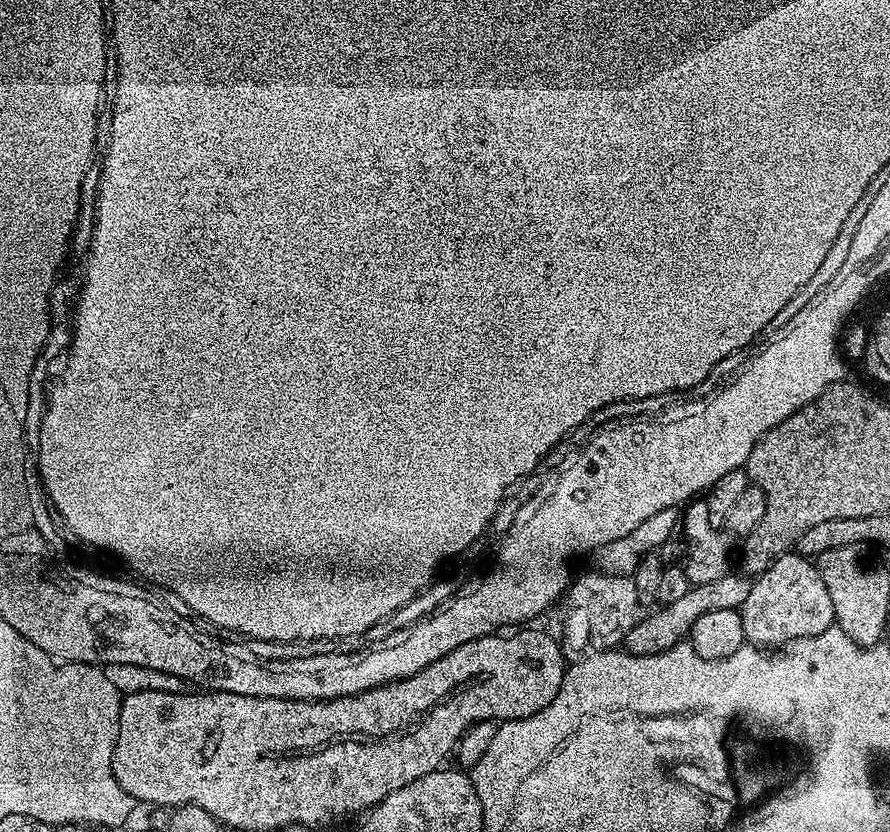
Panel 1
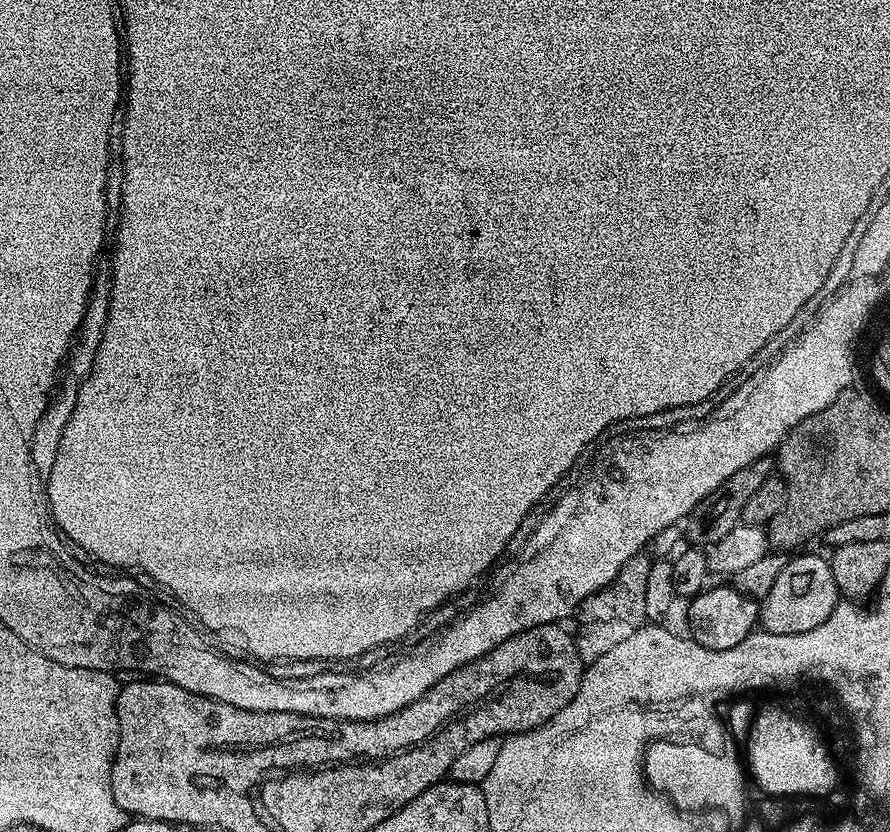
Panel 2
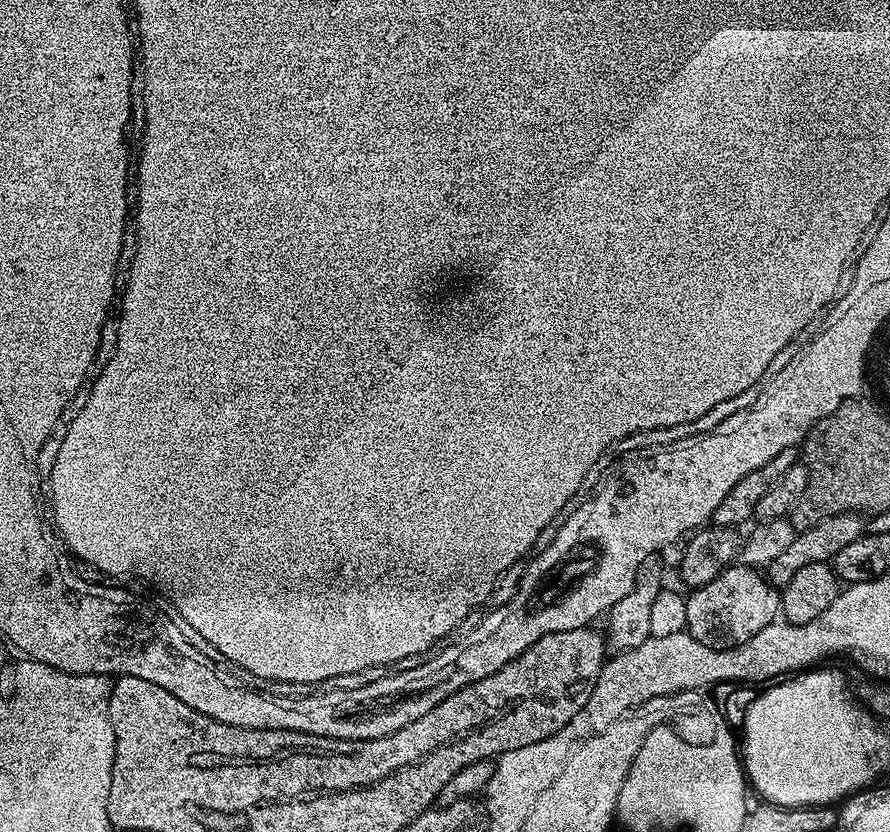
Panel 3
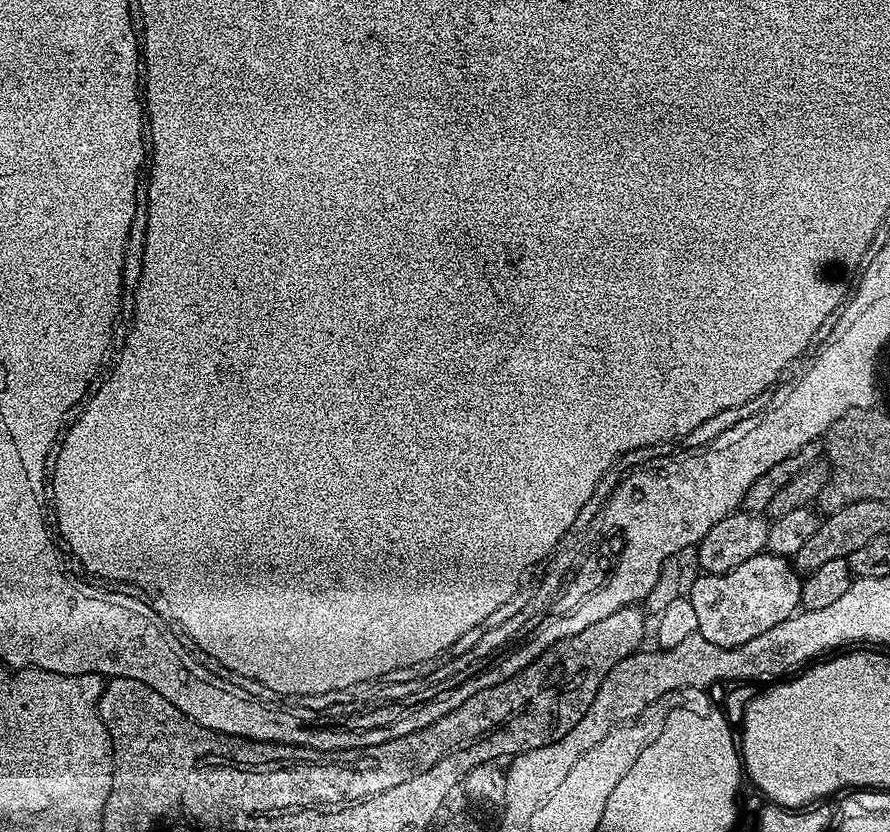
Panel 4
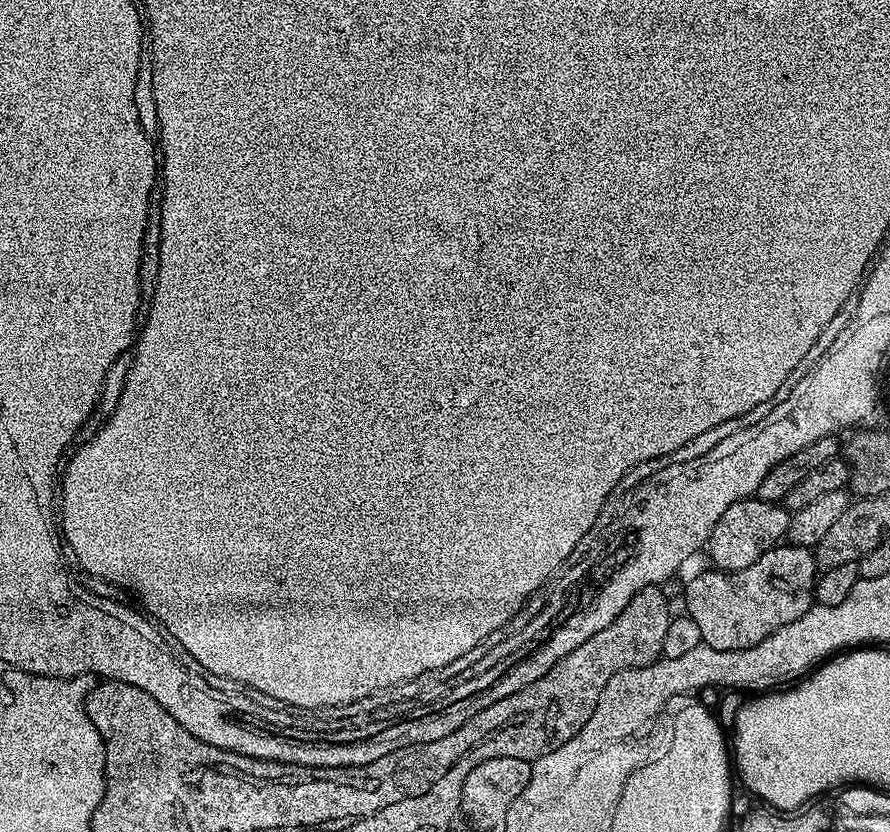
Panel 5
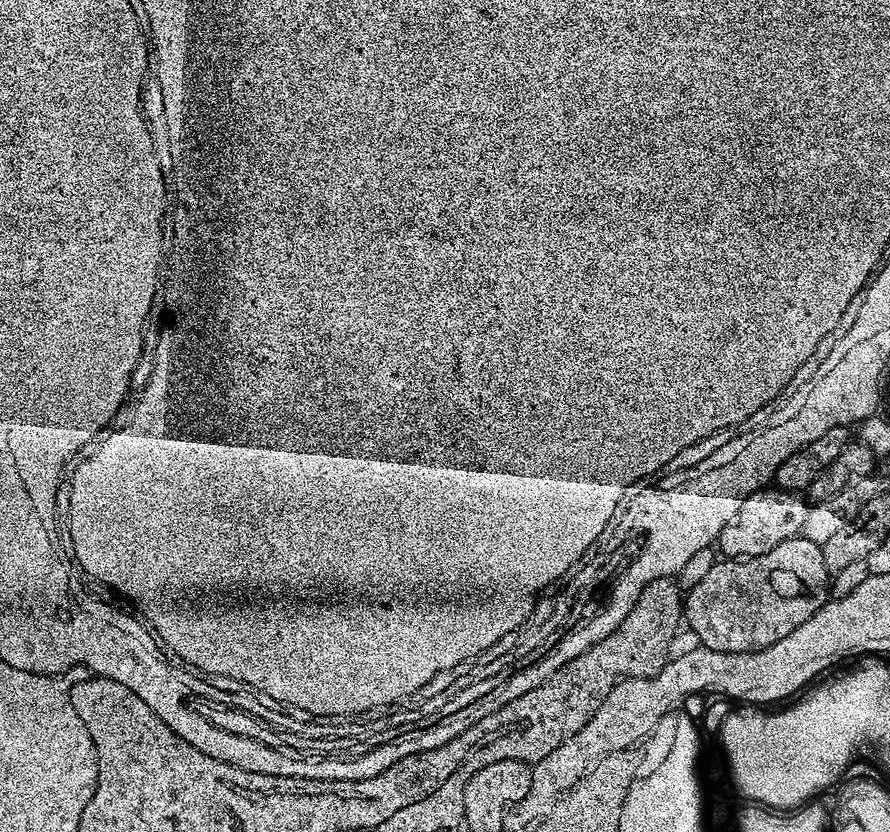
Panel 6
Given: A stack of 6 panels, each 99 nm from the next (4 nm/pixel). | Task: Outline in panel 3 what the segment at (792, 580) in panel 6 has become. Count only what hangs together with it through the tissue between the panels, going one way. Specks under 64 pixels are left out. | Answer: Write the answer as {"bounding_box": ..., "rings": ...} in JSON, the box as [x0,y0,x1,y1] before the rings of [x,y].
{"bounding_box":[686,563,781,648],"rings":[[[733,563],[706,586],[691,589],[686,596],[686,630],[702,646],[737,648],[750,642],[758,630],[770,626],[781,615],[780,592],[768,583],[759,567]]]}

